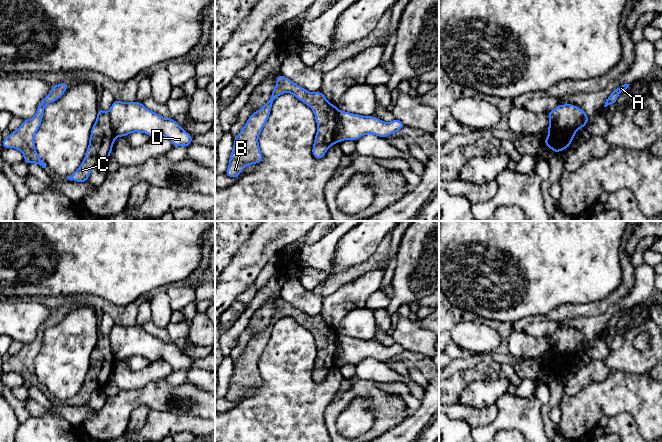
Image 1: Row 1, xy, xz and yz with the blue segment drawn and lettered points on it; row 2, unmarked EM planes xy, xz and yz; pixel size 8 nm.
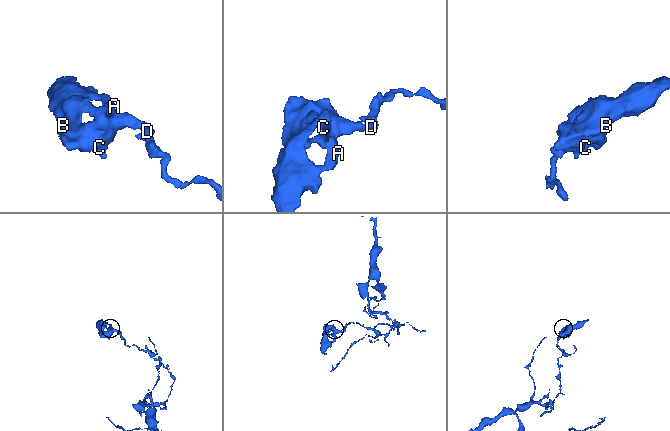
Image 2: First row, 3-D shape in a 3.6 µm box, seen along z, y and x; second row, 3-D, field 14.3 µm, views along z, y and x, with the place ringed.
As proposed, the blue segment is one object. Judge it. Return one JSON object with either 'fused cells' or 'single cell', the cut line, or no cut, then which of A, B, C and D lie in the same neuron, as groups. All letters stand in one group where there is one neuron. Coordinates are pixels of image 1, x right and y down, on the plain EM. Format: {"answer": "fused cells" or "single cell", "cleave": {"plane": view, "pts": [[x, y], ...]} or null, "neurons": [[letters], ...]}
{"answer": "fused cells", "cleave": {"plane": "xz", "pts": [[338, 334], [335, 366]]}, "neurons": [["A", "B", "C"], ["D"]]}

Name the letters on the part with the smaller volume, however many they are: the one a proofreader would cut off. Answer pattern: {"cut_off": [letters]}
{"cut_off": ["A", "B", "C"]}

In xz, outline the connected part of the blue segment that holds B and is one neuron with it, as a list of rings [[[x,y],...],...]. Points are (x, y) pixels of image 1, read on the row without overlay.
[[[279,298],[270,324],[255,337],[251,337],[245,350],[234,361],[228,393],[225,396],[228,401],[236,402],[246,390],[258,388],[263,384],[258,361],[270,340],[274,324],[283,317],[293,318],[298,324],[309,330],[315,338],[317,356],[312,379],[316,383],[322,383],[326,375],[336,367],[337,330],[331,328],[322,316],[309,316],[282,298]]]

